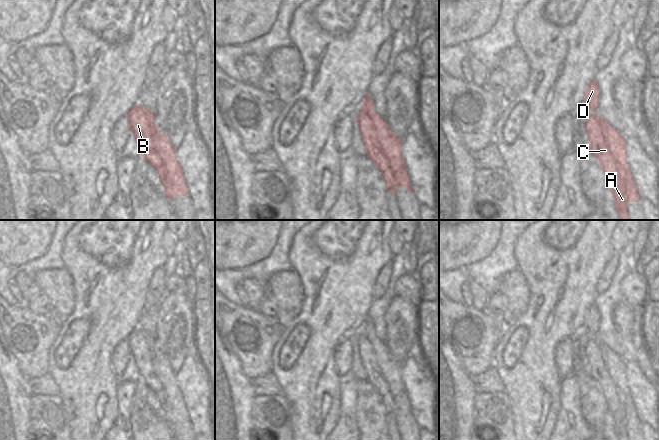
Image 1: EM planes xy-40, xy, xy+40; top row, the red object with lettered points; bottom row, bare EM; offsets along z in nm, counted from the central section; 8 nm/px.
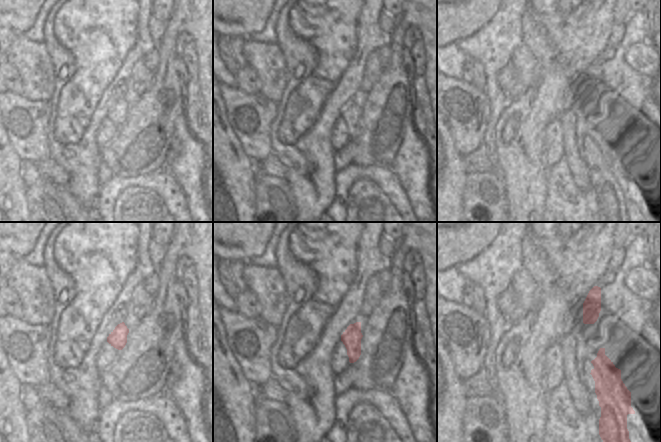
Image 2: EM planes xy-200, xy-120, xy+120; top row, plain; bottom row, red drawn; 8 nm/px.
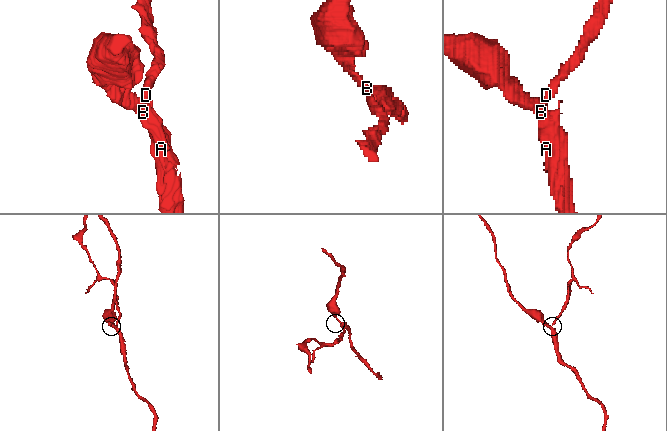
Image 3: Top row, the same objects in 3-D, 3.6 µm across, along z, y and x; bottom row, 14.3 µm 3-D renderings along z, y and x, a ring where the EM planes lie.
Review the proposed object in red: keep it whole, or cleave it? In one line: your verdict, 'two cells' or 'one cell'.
two cells

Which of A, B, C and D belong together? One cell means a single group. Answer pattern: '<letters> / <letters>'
A B C / D

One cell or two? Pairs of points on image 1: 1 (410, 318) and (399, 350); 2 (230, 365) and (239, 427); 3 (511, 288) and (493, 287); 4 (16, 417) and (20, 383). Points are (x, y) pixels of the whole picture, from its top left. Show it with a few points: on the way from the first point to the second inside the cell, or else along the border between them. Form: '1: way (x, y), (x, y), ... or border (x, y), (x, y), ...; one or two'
1: way (409, 326), (409, 336), (406, 342); one
2: way (230, 380), (235, 412); one
3: border (514, 270), (509, 271), (501, 279), (498, 291); two
4: way (16, 409), (16, 391); one

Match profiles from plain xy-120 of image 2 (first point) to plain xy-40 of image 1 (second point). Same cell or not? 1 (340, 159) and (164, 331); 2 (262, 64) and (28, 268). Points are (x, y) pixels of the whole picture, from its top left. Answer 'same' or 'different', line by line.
1: same
2: different

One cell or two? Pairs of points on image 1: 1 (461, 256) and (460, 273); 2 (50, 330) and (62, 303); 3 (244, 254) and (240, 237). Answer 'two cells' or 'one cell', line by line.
1: two cells
2: two cells
3: one cell

